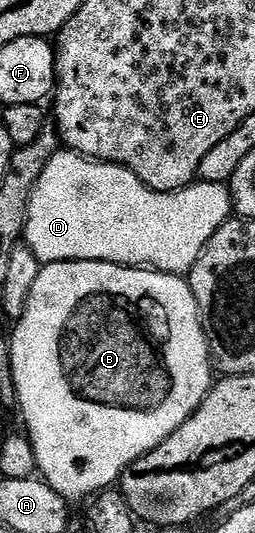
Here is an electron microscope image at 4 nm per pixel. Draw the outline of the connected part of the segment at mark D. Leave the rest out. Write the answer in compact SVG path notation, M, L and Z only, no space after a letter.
M62 149L46 163L28 209L25 246L36 253L43 265L69 263L71 259L95 259L101 263L121 263L185 276L196 265L210 238L231 218L230 189L225 183L195 181L180 191L154 191L145 187L126 167L99 163Z

